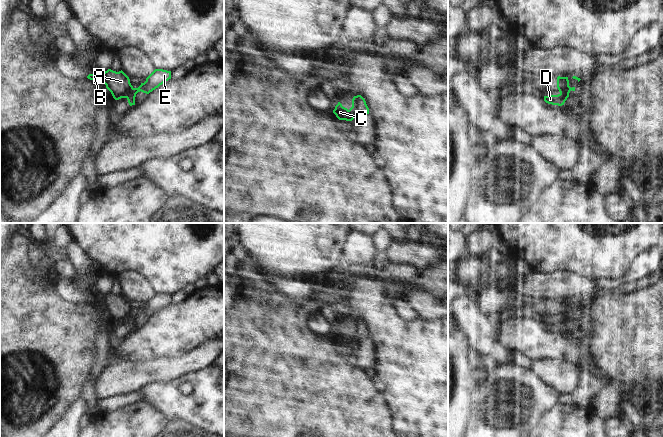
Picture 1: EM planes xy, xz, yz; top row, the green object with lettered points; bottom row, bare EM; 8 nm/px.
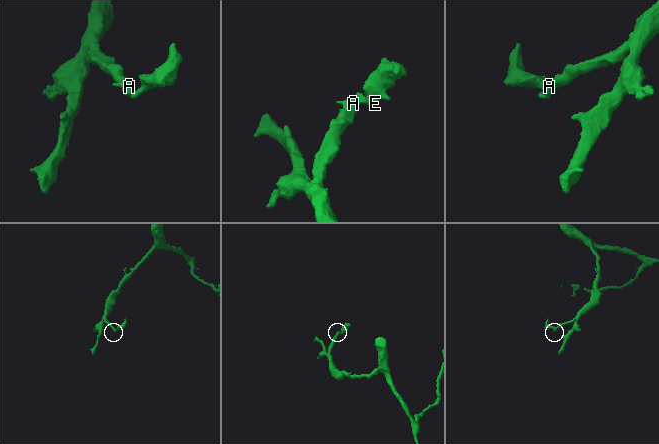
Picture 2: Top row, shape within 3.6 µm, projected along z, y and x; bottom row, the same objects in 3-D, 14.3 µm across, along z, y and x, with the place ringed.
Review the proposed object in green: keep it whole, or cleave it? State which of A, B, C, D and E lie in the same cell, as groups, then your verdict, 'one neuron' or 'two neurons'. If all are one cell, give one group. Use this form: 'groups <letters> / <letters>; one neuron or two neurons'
groups A B C / D E; two neurons

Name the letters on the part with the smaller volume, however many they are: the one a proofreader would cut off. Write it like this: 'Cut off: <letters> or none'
Cut off: D, E.

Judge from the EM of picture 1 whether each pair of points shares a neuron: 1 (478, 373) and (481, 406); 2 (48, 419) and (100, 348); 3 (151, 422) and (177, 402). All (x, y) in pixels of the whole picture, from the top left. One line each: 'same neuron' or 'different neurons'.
1: different neurons
2: different neurons
3: different neurons

